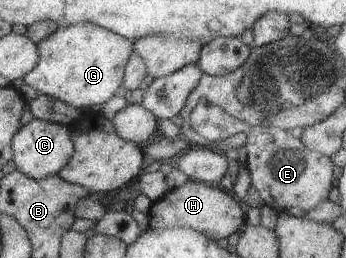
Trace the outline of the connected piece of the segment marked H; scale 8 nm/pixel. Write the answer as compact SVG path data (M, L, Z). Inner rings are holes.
M189 180L175 189L167 190L161 199L152 202L147 213L148 227L154 230L189 228L205 234L210 240L218 240L239 232L245 223L244 210L243 204L231 191Z

